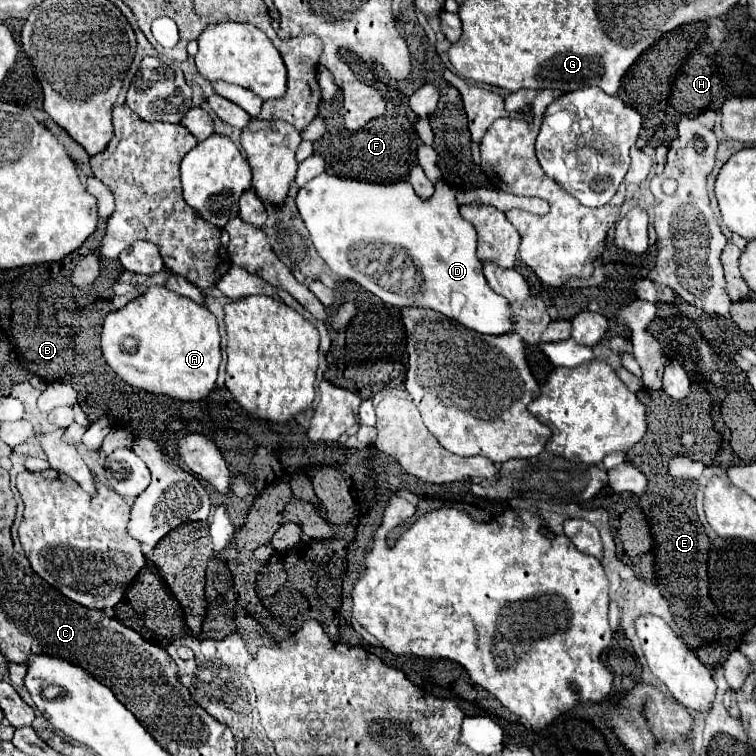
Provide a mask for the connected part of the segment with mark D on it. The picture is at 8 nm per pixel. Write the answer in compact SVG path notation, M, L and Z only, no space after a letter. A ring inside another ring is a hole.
M321 173L311 179L307 187L299 189L295 205L317 253L331 271L355 283L363 283L367 291L387 305L399 309L411 305L429 307L459 321L467 329L485 335L515 333L509 301L487 285L487 279L481 273L481 261L475 255L475 229L459 215L455 189L447 183L439 181L435 185L435 195L421 201L407 181L377 185ZM371 243L375 243L375 247L399 247L421 275L419 291L413 291L411 295L387 295L387 287L367 283L367 271L359 267L355 251L363 251L363 247L371 247Z

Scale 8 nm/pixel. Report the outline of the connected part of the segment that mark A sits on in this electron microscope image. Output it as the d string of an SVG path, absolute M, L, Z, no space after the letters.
M161 285L149 287L147 293L105 317L105 327L101 333L101 351L105 353L105 361L109 363L109 367L129 385L183 401L199 401L207 397L215 389L221 365L221 337L215 315L203 305L195 305L191 299L173 293Z

